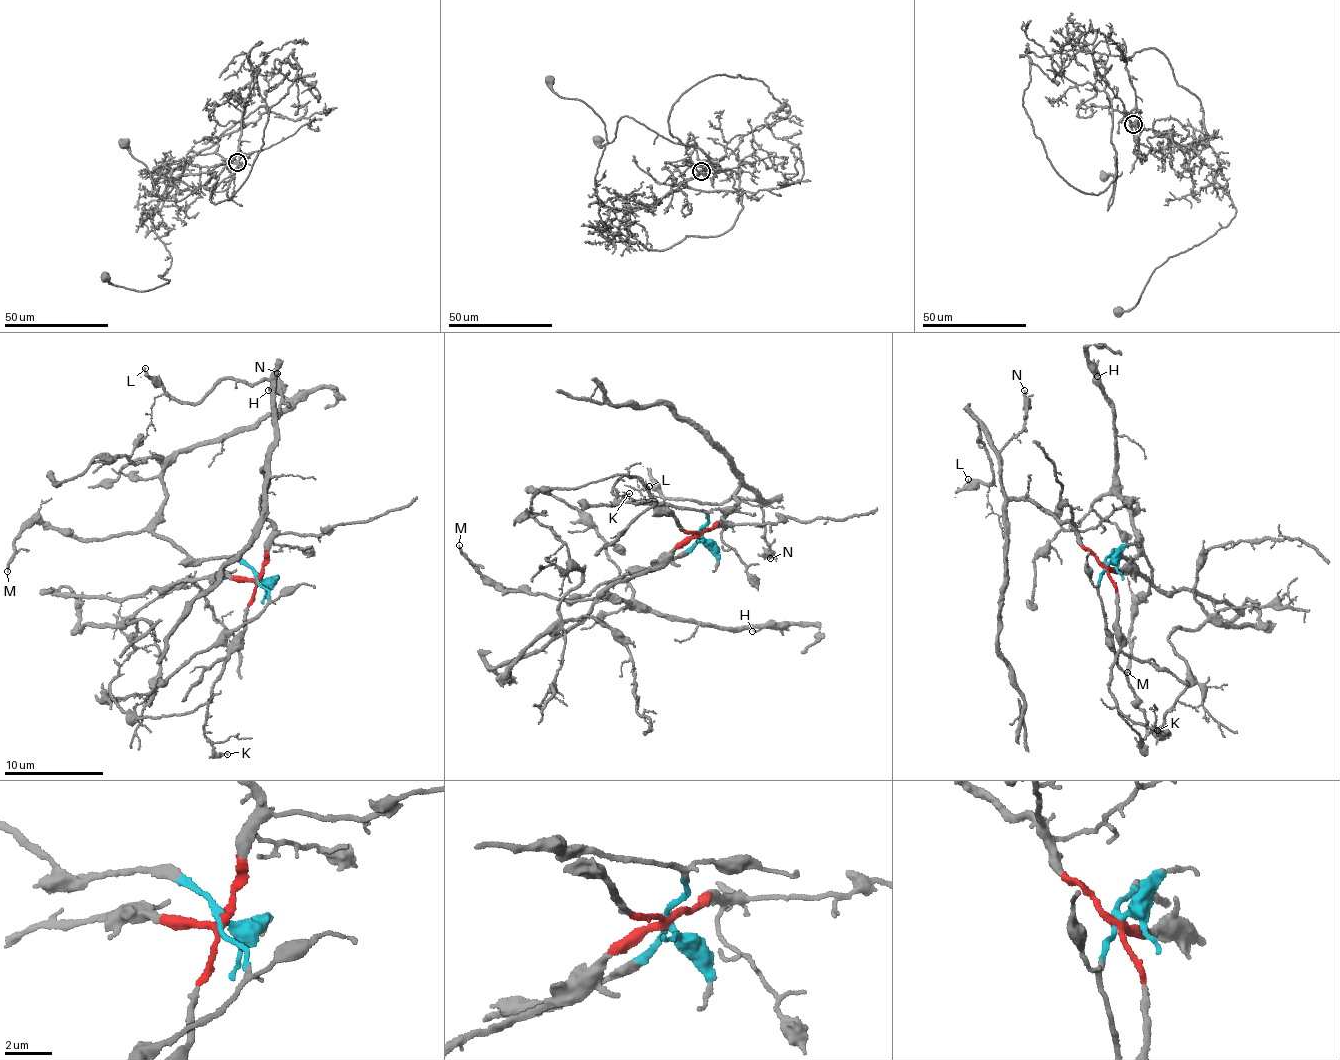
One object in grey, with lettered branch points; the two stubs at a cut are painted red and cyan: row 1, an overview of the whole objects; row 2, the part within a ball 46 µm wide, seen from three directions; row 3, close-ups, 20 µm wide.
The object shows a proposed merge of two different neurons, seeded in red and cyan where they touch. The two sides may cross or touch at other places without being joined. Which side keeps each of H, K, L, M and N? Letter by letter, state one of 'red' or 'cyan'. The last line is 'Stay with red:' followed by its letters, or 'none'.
H: cyan
K: red
L: red
M: cyan
N: red
Stay with red: K, L, N

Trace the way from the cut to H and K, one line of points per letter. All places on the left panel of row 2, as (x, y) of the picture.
H: (258, 578), (232, 559), (192, 560), (154, 532), (154, 517), (182, 452), (283, 411), (287, 400), (269, 390)
K: (258, 578), (247, 606), (243, 639), (228, 653), (212, 690), (205, 719), (207, 739), (218, 752), (228, 754)

